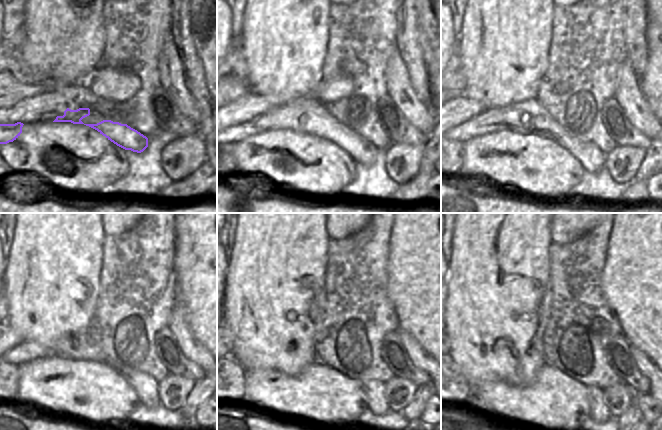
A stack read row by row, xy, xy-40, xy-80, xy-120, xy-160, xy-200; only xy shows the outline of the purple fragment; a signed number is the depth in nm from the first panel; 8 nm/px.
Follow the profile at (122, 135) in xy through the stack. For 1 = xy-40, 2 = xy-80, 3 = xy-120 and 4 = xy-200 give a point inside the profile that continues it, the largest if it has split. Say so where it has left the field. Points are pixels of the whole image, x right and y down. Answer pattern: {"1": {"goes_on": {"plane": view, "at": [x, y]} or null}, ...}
{"1": {"goes_on": {"plane": "xy-40", "at": [362, 151]}}, "2": {"goes_on": {"plane": "xy-80", "at": [591, 158]}}, "3": {"goes_on": {"plane": "xy-120", "at": [80, 347]}}, "4": {"goes_on": {"plane": "xy-200", "at": [599, 411]}}}

